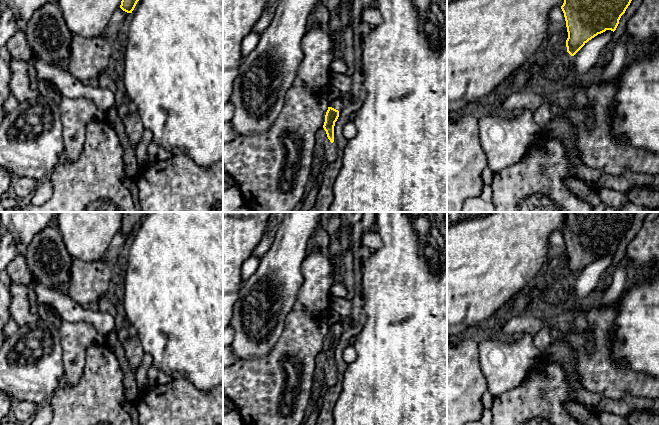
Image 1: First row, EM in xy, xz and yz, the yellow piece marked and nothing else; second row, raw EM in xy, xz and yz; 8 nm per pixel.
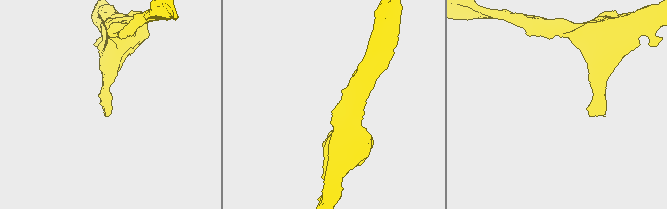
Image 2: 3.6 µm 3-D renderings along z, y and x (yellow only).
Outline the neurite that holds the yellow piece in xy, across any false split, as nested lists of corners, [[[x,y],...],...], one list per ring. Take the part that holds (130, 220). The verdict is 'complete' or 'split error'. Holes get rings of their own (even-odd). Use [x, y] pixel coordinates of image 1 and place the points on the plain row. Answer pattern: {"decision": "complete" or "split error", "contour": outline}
{"decision": "complete", "contour": [[[123,212],[120,232],[127,237],[132,237],[139,223],[149,213],[150,212]]]}

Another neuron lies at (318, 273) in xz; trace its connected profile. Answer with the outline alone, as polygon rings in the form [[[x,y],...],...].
[[[313,248],[301,265],[303,283],[297,300],[305,307],[305,312],[319,321],[331,309],[331,287],[336,281],[336,273],[327,252]]]

